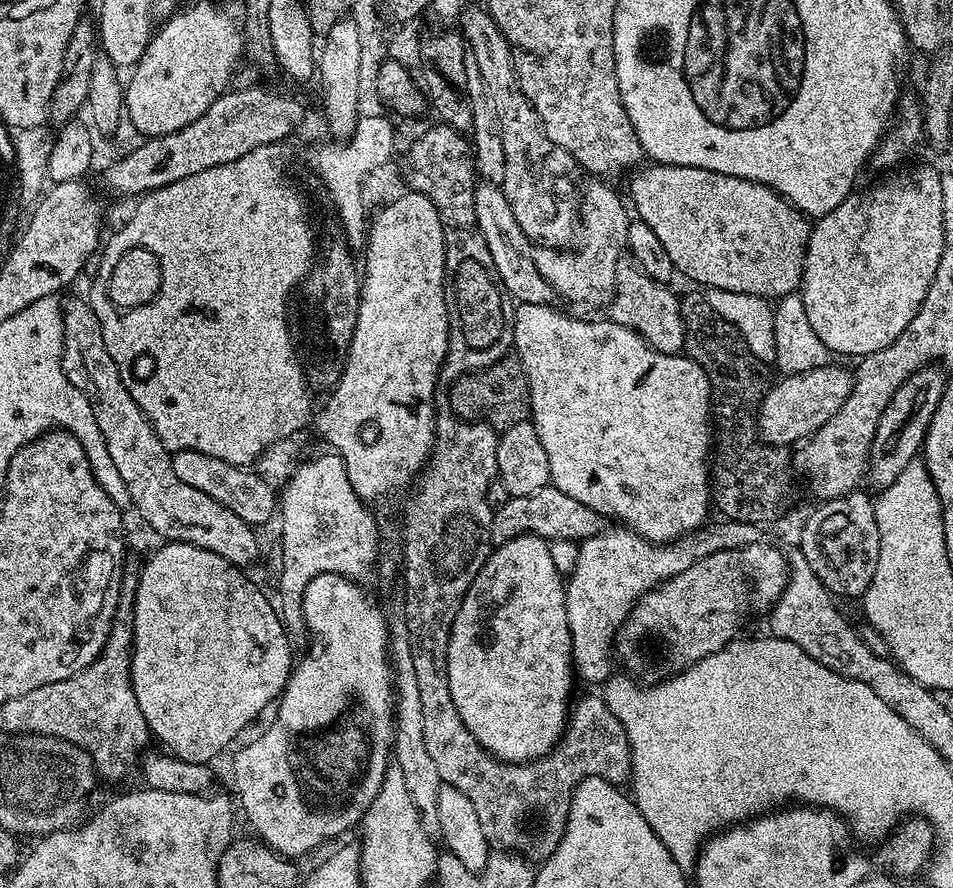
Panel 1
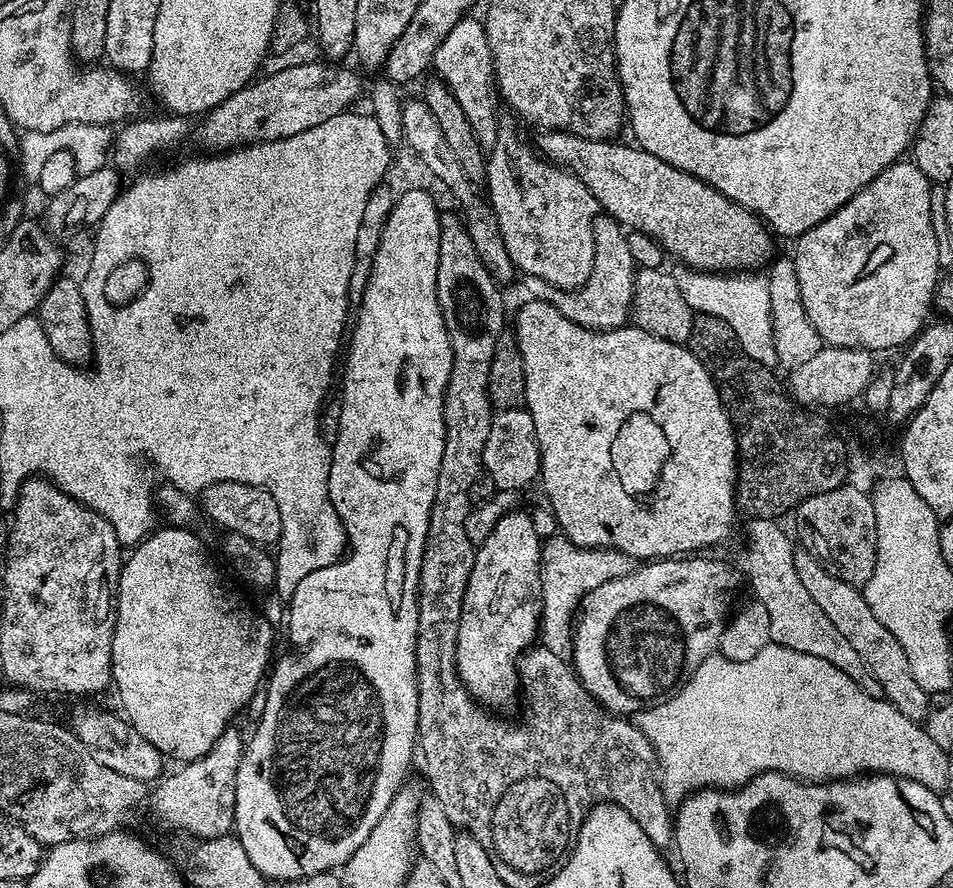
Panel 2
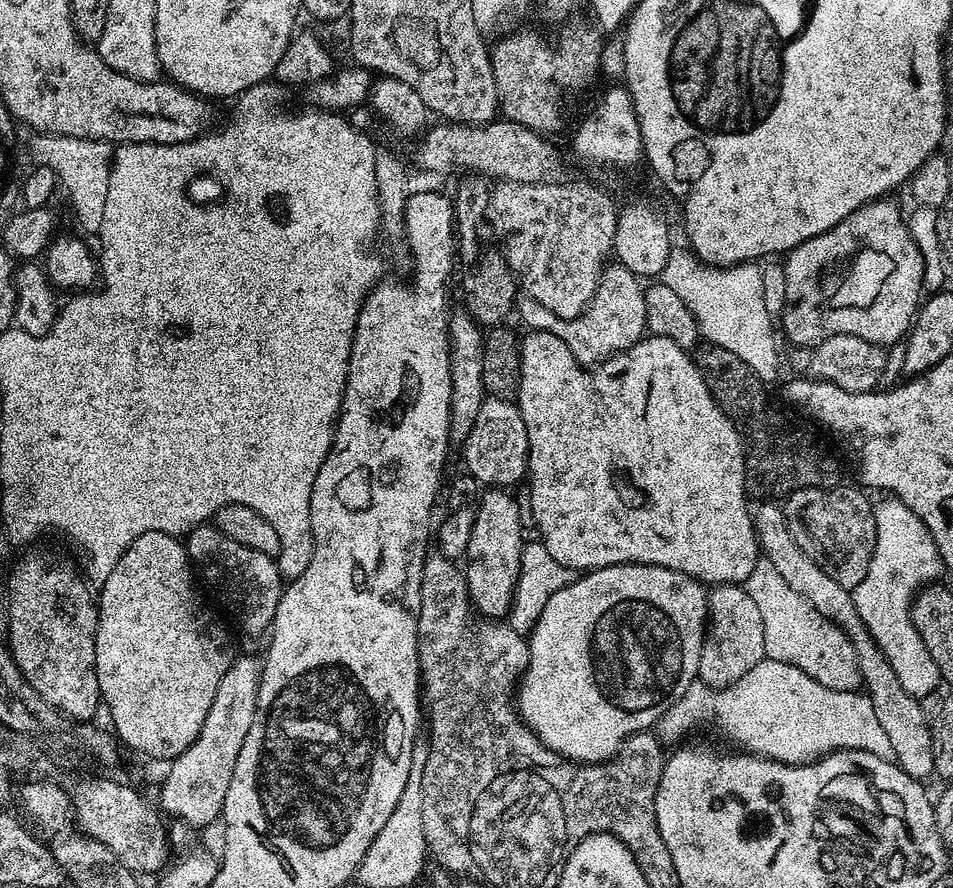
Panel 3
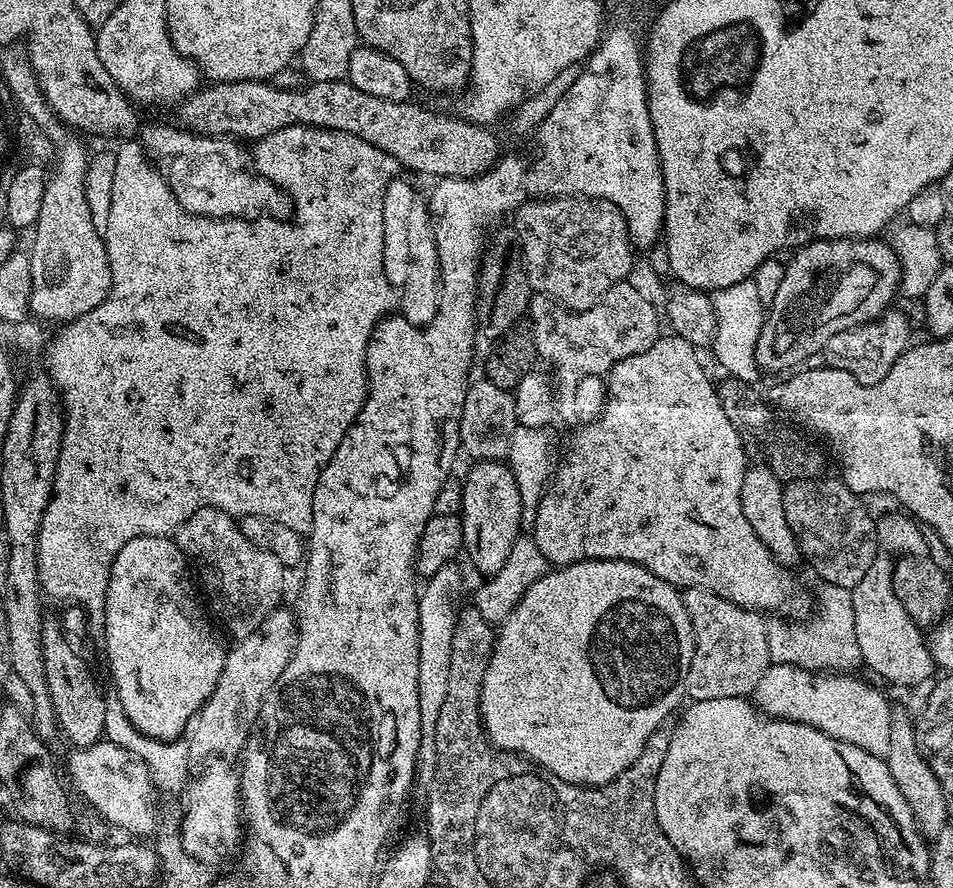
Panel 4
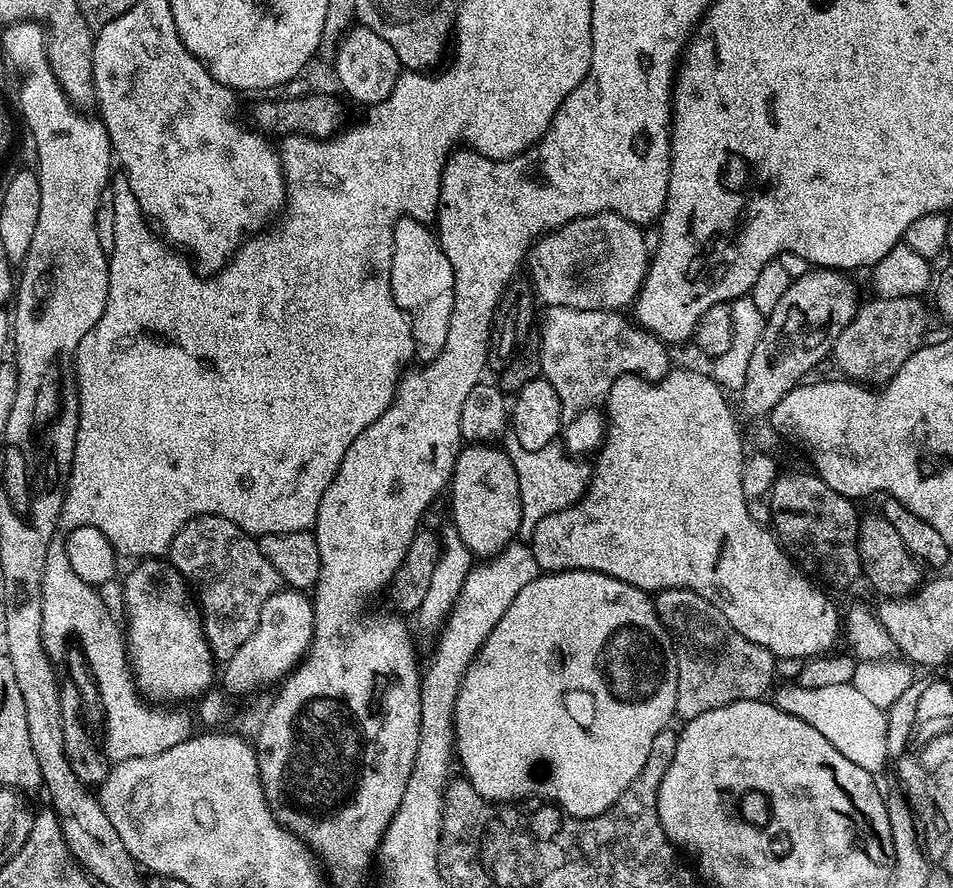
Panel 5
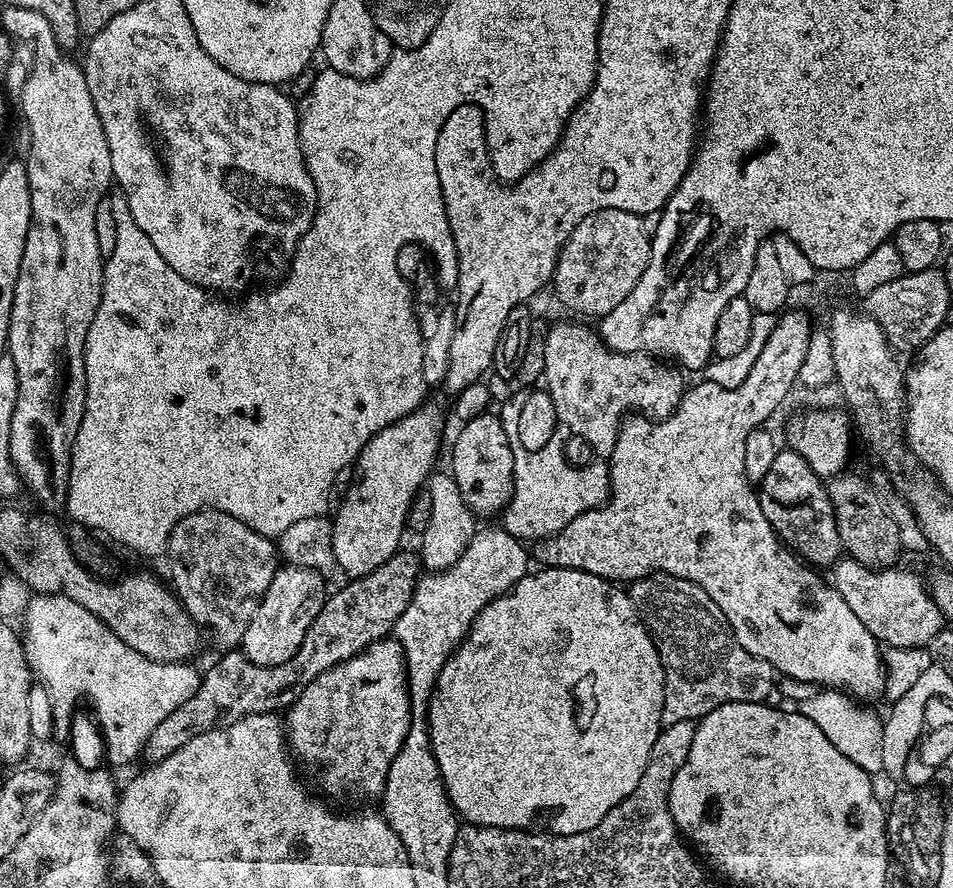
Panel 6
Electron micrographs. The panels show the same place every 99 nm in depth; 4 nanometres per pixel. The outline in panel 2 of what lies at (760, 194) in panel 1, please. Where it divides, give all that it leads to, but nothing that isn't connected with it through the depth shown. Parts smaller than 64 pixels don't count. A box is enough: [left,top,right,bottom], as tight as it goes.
[534,130,774,274]

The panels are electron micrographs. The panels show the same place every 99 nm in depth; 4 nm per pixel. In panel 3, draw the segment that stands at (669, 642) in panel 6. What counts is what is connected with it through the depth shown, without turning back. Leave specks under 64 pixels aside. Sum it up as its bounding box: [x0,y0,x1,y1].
[699,584,766,686]

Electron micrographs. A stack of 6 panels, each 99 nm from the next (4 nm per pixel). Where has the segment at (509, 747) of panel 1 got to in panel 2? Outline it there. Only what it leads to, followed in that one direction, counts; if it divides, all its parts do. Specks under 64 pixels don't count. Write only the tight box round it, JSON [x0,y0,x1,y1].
[454,510,542,709]

